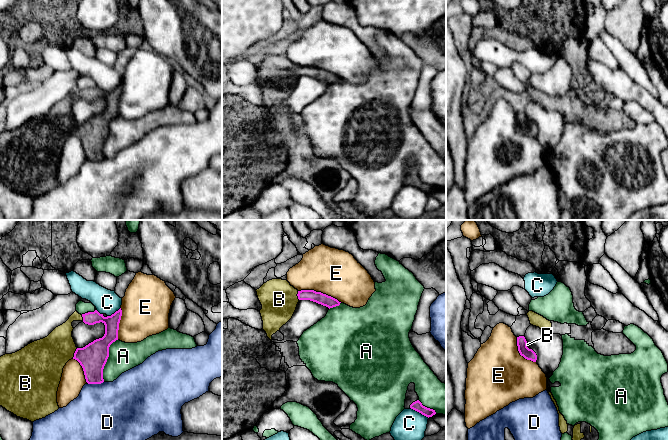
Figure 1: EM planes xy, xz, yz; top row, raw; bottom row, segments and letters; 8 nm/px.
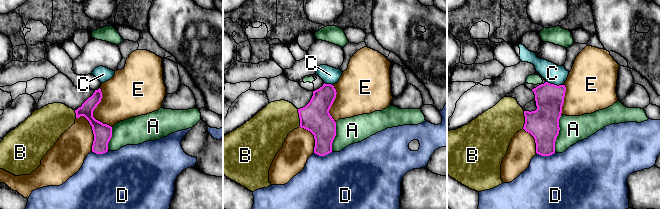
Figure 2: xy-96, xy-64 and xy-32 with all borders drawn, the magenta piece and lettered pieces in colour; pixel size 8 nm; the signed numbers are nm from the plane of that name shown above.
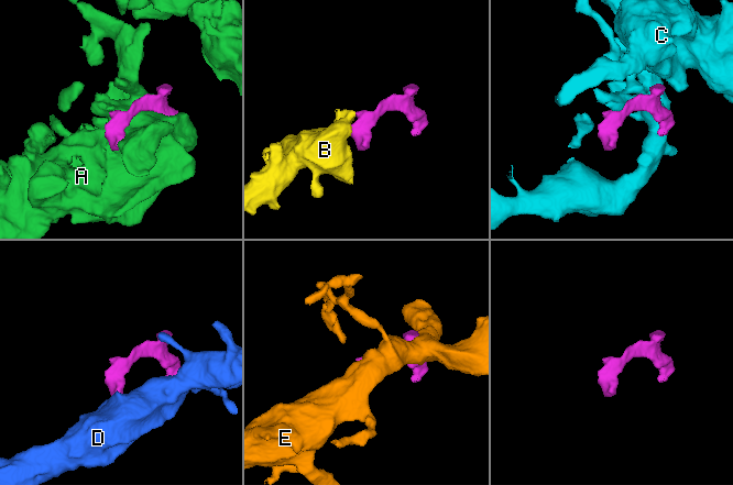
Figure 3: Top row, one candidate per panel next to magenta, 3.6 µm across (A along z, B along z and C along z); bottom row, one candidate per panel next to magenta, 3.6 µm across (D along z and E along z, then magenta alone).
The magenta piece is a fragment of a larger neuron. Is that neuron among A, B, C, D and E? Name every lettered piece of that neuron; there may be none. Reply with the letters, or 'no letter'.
B

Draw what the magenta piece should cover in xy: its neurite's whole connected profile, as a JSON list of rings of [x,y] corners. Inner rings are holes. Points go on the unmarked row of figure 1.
[[[121,84],[107,93],[104,93],[97,86],[82,90],[85,100],[94,101],[102,98],[105,101],[105,110],[102,114],[94,116],[83,124],[77,124],[74,129],[73,135],[82,142],[88,160],[104,158],[103,145],[109,133],[110,121],[118,116],[121,92]]]

